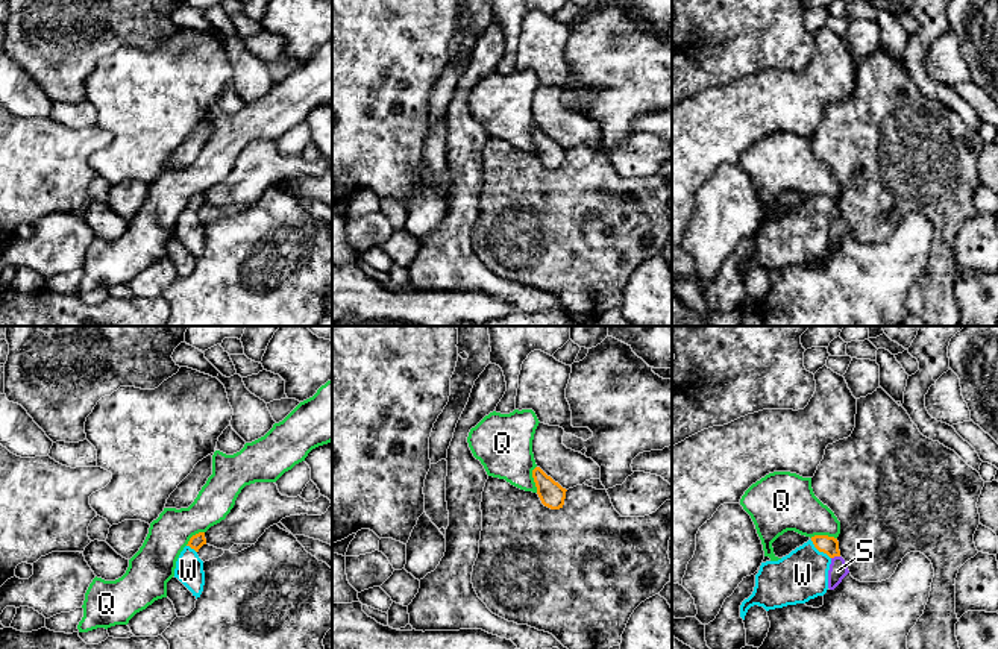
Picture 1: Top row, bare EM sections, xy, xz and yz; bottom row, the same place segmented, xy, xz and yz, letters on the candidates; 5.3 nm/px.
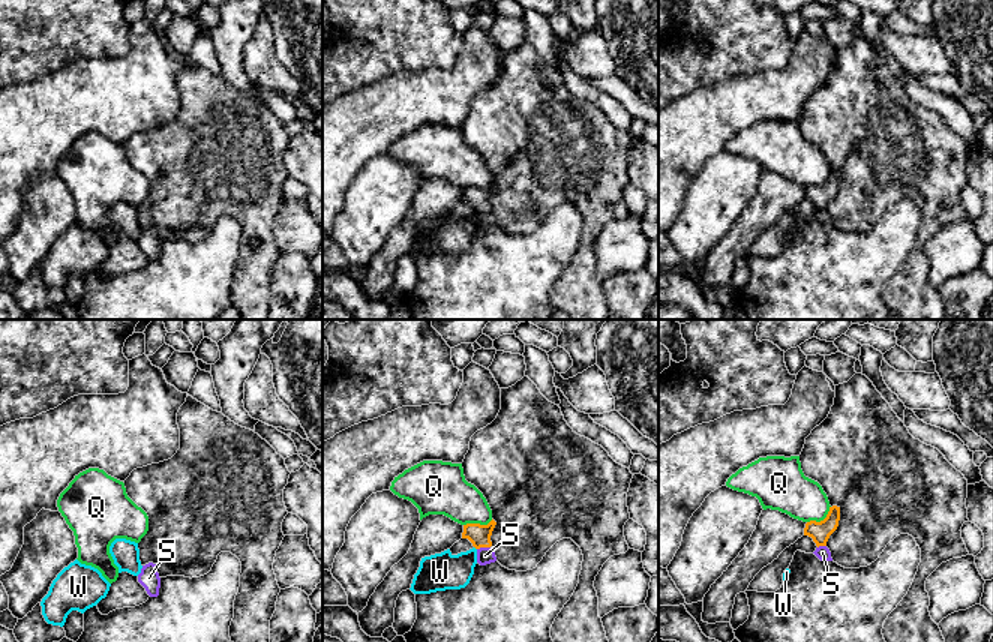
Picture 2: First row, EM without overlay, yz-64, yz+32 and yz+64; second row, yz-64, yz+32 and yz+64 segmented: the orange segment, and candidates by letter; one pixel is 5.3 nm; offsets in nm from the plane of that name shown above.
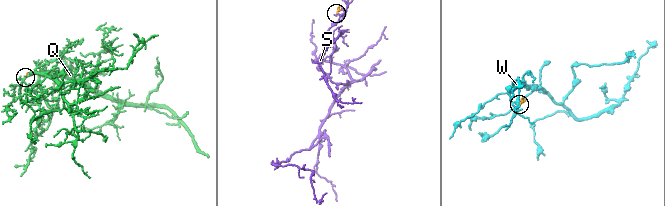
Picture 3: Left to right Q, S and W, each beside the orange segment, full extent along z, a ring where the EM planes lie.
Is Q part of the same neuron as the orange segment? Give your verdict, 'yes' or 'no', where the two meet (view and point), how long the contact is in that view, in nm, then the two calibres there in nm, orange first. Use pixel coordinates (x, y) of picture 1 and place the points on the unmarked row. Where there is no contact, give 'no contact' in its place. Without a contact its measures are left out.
no; meets orange in xz at (534, 140); contact 140 nm long; 140 nm thick on the orange side, 300 nm on the other

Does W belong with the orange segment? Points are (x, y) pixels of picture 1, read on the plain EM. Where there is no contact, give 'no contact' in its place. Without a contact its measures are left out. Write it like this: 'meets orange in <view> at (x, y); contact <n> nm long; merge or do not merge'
meets orange in yz at (819, 211); contact 150 nm long; merge

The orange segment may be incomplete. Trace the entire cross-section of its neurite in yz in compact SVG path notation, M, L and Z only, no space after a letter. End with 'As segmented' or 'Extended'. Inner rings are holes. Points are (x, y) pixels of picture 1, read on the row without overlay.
M814 196L781 220L761 223L754 252L740 265L740 277L745 281L754 265L769 271L824 256L834 217L840 217L837 199Z. Extended

